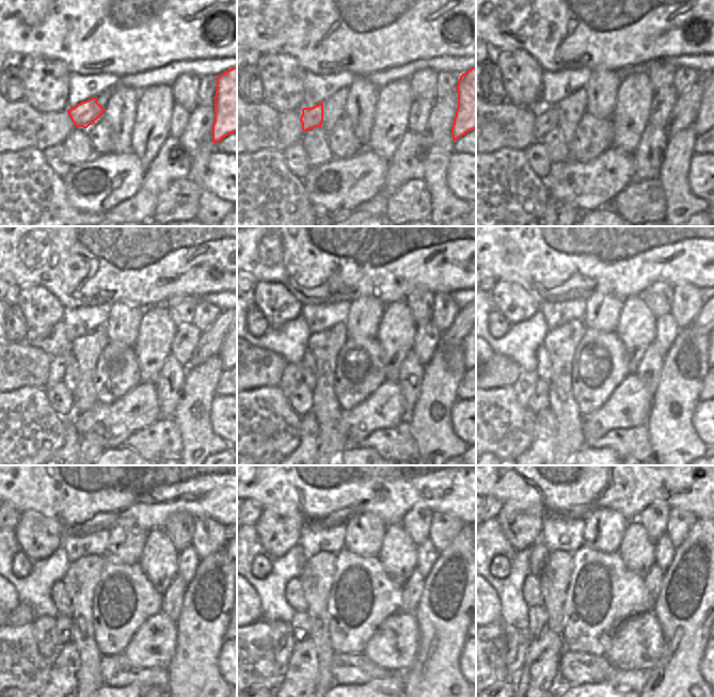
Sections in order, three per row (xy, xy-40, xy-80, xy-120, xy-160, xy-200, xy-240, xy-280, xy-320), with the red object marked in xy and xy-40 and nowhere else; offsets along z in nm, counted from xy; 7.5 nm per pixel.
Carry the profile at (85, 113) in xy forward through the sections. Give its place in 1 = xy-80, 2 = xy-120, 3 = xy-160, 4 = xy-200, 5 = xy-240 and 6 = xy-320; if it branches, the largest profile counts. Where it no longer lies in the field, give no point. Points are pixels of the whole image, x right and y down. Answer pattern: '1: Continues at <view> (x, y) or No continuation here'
1: Continues at xy-80 (546, 119)
2: Continues at xy-120 (59, 364)
3: Continues at xy-160 (291, 376)
4: Continues at xy-200 (524, 387)
5: Continues at xy-240 (45, 627)
6: Continues at xy-320 (518, 639).

